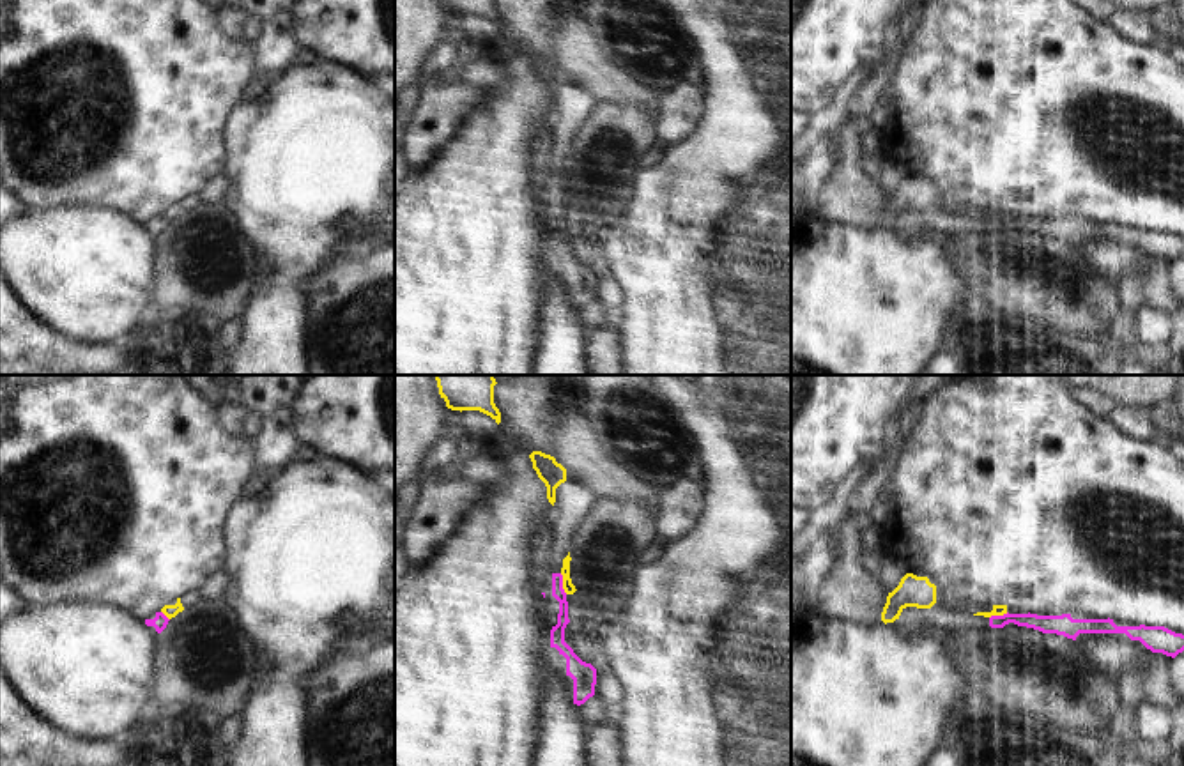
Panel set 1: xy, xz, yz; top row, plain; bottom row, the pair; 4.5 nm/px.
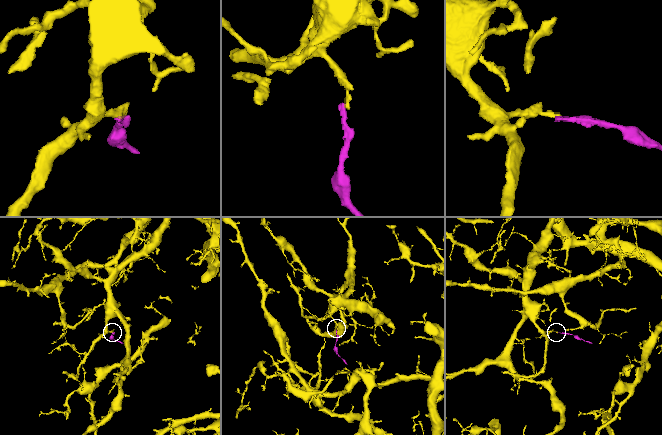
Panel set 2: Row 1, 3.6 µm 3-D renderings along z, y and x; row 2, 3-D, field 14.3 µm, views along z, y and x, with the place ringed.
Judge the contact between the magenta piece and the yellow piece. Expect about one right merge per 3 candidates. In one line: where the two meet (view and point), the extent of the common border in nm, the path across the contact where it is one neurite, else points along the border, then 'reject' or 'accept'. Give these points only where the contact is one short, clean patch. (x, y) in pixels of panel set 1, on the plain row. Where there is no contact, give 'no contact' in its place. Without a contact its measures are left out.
xz (561, 188) | 100 nm | along xz (560, 177), (567, 197) | reject

